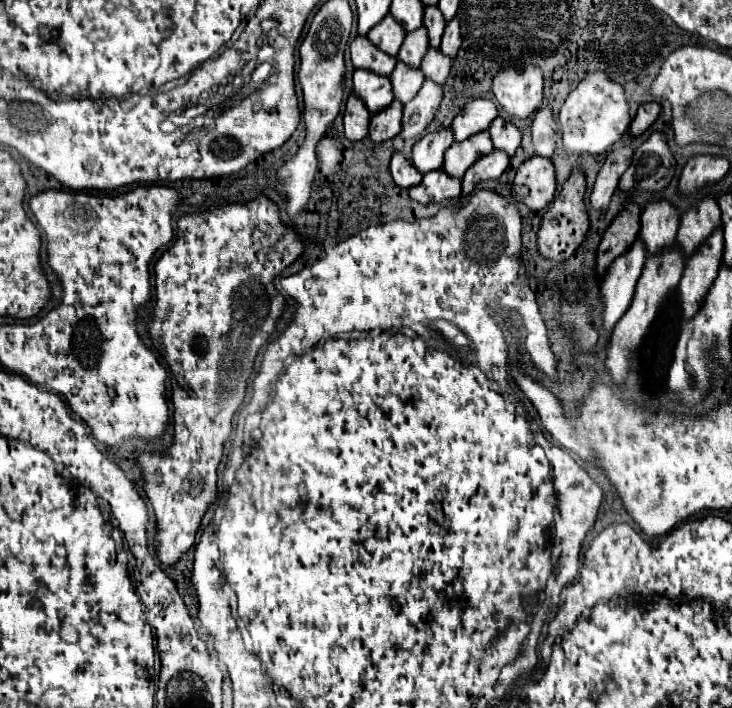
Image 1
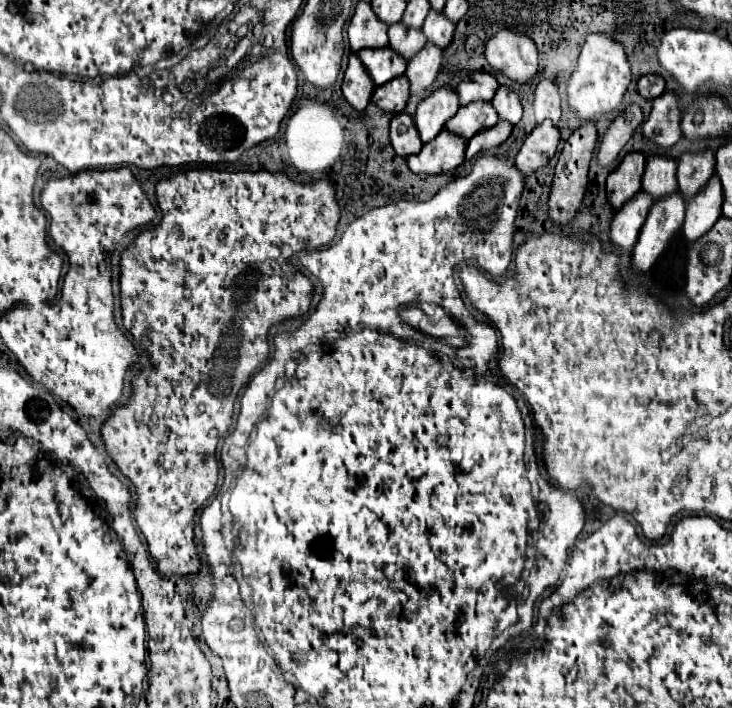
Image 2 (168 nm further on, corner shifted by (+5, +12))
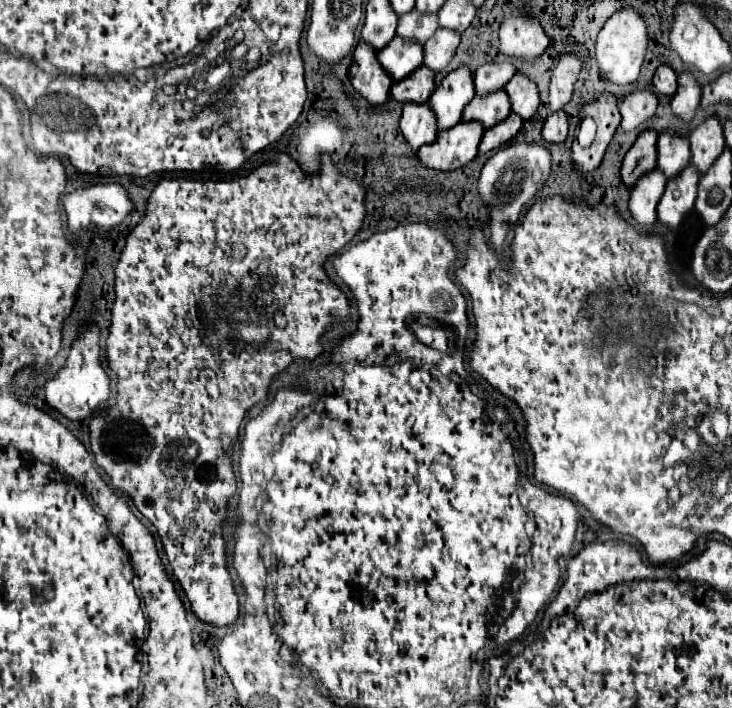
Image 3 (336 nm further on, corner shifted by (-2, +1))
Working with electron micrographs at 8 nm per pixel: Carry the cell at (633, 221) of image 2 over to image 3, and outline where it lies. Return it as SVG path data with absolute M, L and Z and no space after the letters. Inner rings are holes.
M656 169L644 175L640 183L636 183L634 191L630 193L630 203L628 203L630 215L636 223L640 223L642 227L652 227L656 223L656 205L664 189L666 189L666 179Z

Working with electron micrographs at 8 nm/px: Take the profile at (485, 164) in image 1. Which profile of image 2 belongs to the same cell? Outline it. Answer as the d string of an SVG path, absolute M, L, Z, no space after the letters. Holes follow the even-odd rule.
M497 122L493 128L487 128L485 132L477 132L477 136L473 136L473 140L469 140L469 146L467 146L467 154L465 158L467 160L473 160L477 154L505 142L511 134L511 124L505 124L505 122Z

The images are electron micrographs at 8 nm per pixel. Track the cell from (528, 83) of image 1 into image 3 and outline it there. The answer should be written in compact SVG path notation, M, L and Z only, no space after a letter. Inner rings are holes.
M520 11L504 19L500 27L500 53L510 61L534 63L546 51L548 43L540 23L524 17Z

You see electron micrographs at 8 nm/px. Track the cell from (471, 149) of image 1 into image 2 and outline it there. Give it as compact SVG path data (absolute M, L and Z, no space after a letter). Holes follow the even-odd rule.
M479 100L473 104L461 106L459 112L445 124L445 128L451 130L453 134L459 134L469 140L477 132L487 130L497 122L499 122L499 116L497 116L497 110L493 108L493 104Z

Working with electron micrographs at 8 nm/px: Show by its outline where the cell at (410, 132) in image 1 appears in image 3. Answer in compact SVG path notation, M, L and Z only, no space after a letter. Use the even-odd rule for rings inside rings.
M438 29L436 35L424 45L424 65L430 71L440 73L454 57L458 45L460 45L460 35L456 35L456 31Z

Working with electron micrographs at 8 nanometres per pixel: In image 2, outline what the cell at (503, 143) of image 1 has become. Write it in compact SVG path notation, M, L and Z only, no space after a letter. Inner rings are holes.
M499 86L491 102L497 108L501 120L507 120L511 124L517 124L521 120L521 112L523 112L521 100L509 86Z

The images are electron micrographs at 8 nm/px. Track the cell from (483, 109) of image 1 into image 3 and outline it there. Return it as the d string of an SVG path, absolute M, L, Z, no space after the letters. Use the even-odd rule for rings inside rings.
M486 63L486 65L478 67L474 73L476 95L486 97L490 93L504 89L504 85L512 79L514 73L516 73L516 69L510 63Z

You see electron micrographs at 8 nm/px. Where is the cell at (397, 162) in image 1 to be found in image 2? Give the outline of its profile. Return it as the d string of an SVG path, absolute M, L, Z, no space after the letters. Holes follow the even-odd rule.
M399 112L391 120L391 144L395 152L403 158L417 154L421 150L421 138L417 136L417 128L413 124L413 116L407 112Z

